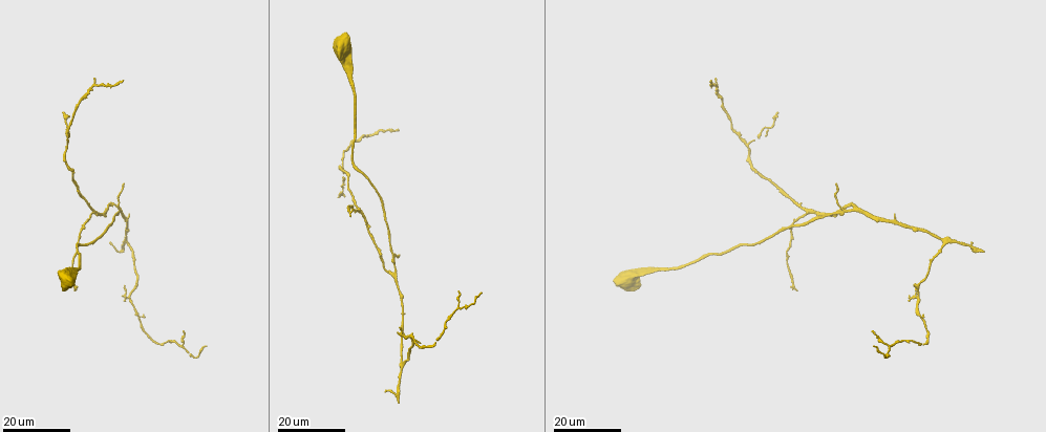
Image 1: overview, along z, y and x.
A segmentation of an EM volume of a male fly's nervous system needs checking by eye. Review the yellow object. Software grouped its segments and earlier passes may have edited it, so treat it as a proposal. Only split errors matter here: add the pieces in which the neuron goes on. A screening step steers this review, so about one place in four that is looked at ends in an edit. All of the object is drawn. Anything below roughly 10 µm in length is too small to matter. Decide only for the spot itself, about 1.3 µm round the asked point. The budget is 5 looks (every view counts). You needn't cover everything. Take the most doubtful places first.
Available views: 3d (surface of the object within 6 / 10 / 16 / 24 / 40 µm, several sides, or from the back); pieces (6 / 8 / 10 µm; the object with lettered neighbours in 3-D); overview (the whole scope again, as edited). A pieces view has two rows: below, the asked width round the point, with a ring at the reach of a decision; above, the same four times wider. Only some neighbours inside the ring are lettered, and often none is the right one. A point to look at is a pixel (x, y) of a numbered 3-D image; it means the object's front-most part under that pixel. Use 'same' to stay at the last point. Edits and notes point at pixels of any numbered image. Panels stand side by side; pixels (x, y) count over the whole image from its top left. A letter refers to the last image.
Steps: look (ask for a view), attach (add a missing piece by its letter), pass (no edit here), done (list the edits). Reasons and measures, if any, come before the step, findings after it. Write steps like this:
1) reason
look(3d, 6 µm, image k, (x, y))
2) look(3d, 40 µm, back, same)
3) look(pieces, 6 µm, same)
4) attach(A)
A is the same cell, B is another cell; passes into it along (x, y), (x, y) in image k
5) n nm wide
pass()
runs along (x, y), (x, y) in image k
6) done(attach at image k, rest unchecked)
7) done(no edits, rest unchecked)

an open end
look(3d, 24 µm, image 1, (398, 131))

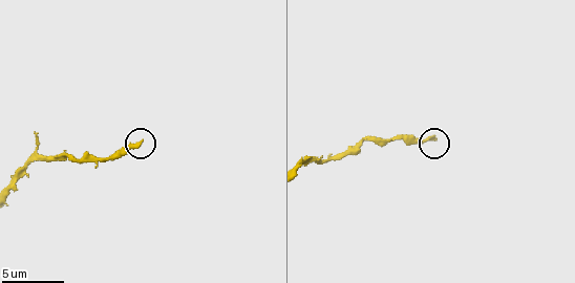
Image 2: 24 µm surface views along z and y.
what lies round it
look(pieces, 10 µm, image 2, (140, 141))

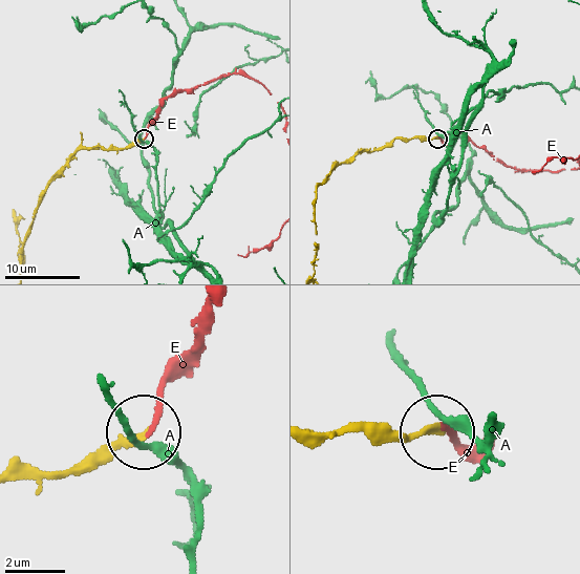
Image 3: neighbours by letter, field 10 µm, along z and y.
attach(E)
E is the same cell, A is another cell; passes into it along (67, 473), (150, 426), (203, 307) in image 3; it goes on there

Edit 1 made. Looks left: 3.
an open end
look(3d, 16 µm, image 1, (398, 403))

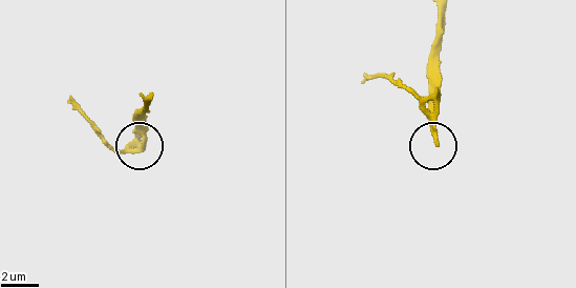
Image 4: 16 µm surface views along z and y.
see the neighbours
look(pieces, 8 µm, image 4, (437, 145))

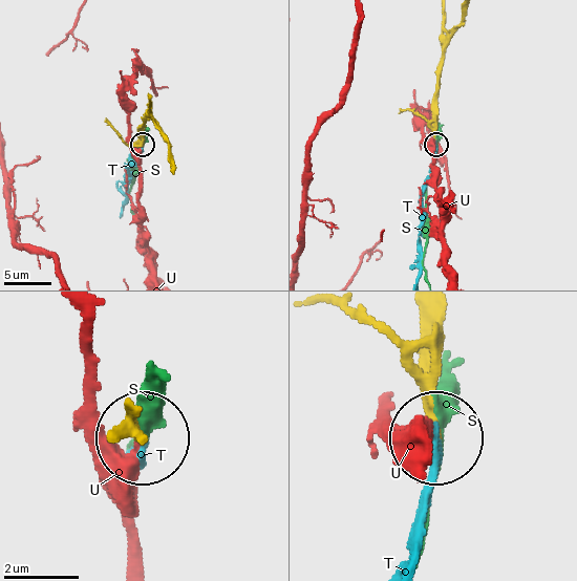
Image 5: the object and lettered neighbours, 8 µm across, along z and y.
attach(T)
T is the same cell, S and U are other cells; the neuron continues

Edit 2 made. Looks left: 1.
done(attach at image 3, attach at image 5, rest unchecked)

